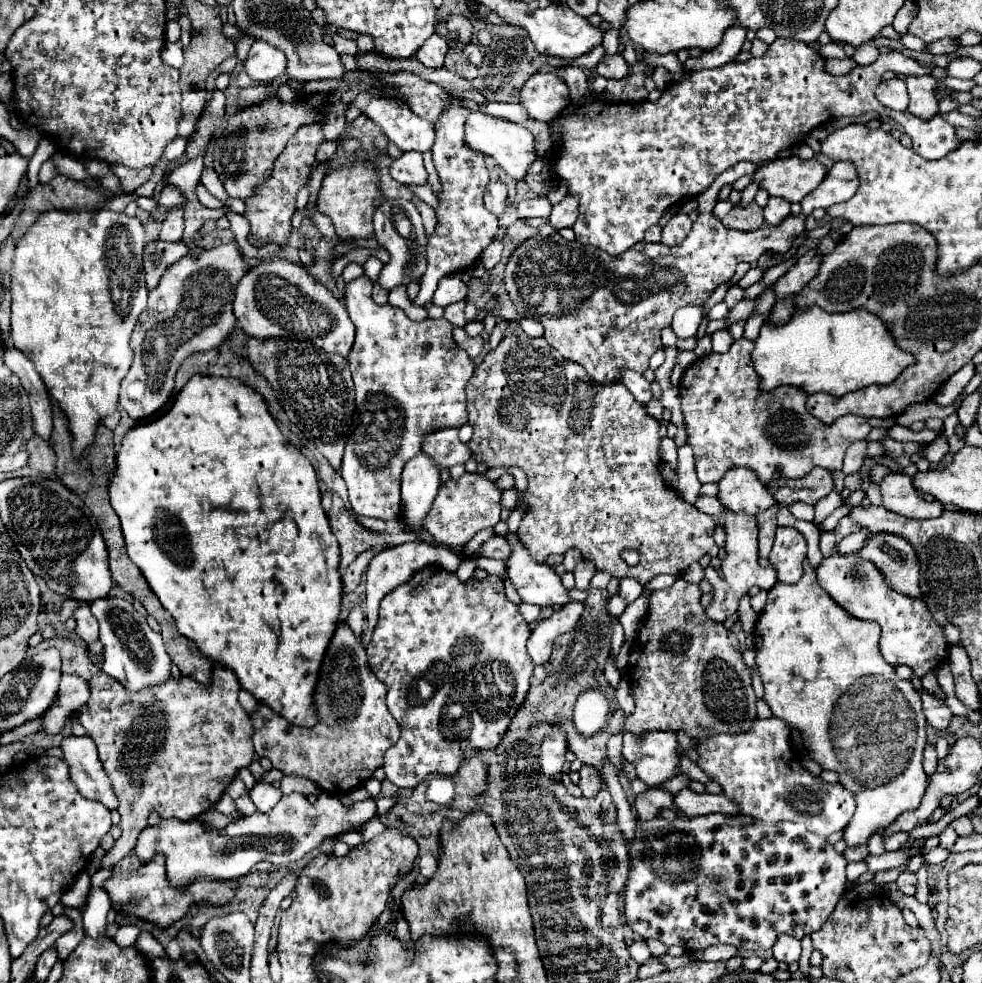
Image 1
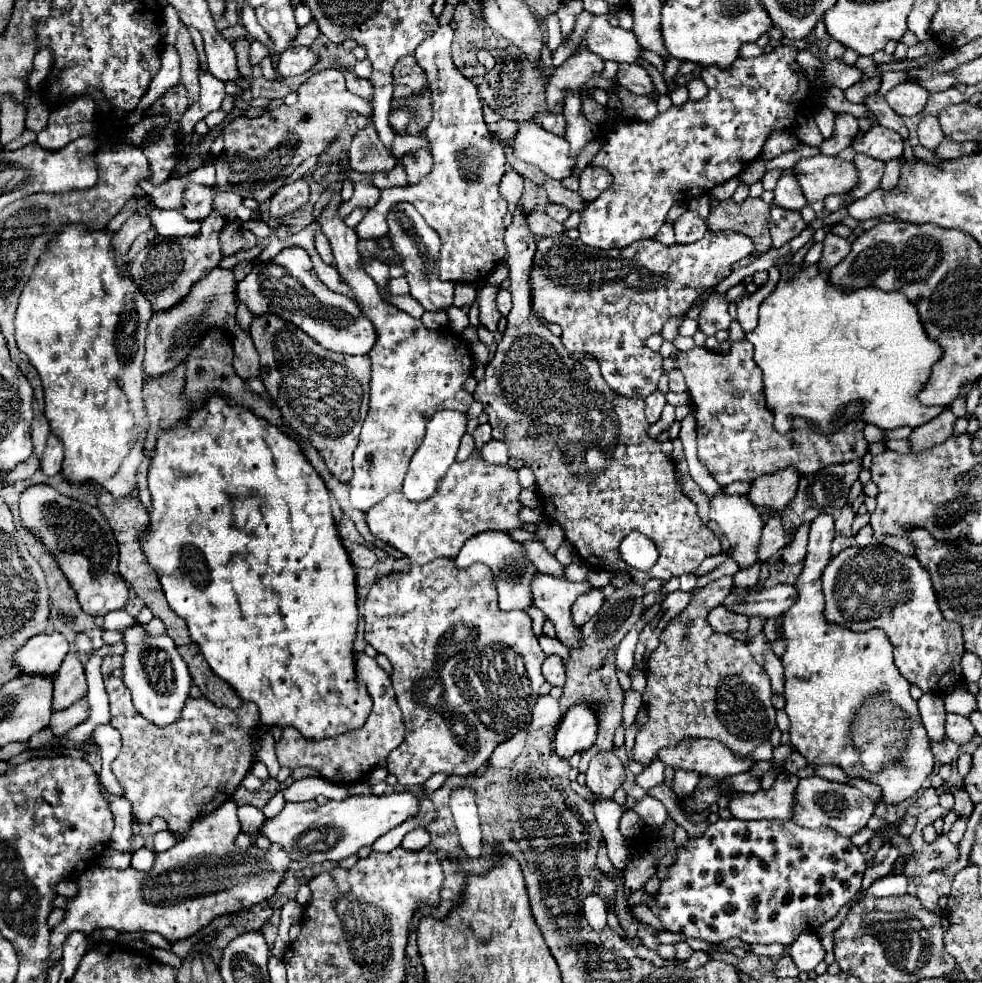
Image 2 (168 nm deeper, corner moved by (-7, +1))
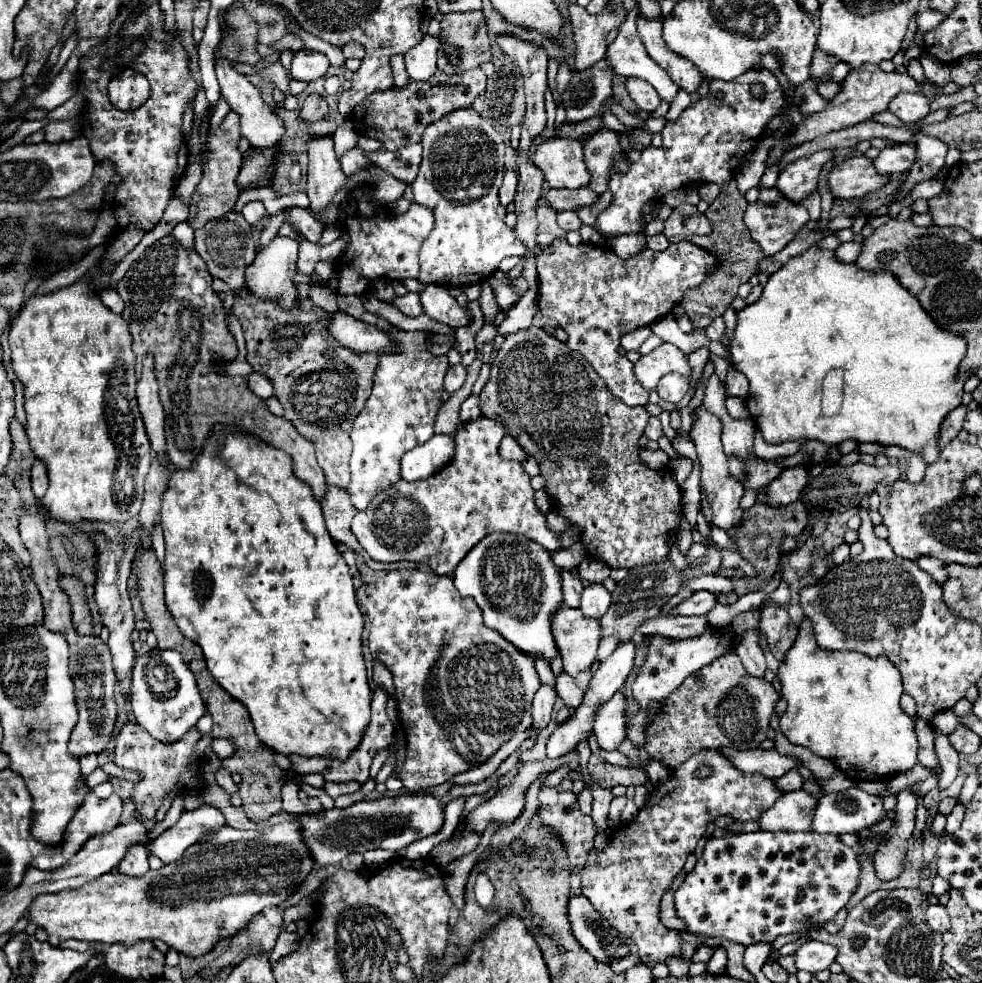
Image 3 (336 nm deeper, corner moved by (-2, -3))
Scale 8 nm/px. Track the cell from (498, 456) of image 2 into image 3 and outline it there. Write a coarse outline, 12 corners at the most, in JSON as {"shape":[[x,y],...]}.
{"shape":[[513,436],[501,442],[501,454],[509,460],[525,460],[527,454]]}

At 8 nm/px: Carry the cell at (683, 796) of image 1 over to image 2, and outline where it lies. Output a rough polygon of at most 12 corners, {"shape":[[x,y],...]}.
{"shape":[[782,772],[770,790],[730,796],[740,820],[792,818],[798,776]]}

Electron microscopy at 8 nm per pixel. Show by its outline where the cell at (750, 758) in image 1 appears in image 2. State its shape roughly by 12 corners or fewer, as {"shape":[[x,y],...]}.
{"shape":[[798,782],[792,818],[852,836],[874,814],[858,788]]}

